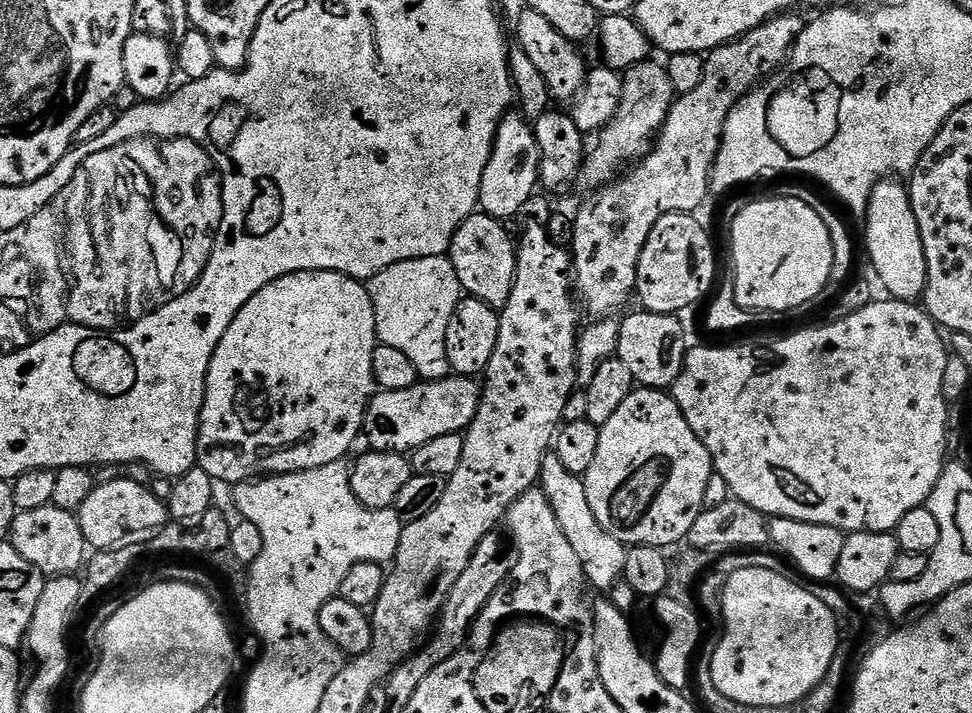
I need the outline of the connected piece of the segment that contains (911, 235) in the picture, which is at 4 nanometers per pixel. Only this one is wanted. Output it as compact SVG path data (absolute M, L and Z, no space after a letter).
M889 178L887 180L879 180L874 186L874 190L870 194L868 199L868 210L866 213L866 219L868 219L868 225L864 228L864 236L868 239L868 256L872 259L871 271L874 273L877 280L880 282L881 289L893 300L907 300L909 302L916 302L921 299L924 295L924 287L926 286L926 254L924 253L924 247L922 246L922 234L918 230L918 218L914 218L914 210L912 209L912 199L908 197L908 189L902 183L899 184L899 179Z

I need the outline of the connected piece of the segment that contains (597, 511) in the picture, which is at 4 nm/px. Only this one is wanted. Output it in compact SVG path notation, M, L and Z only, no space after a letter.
M637 387L614 410L610 422L600 428L598 451L594 454L594 462L590 462L590 470L582 477L586 486L586 498L590 498L590 510L594 510L594 518L618 542L625 546L647 546L667 549L667 544L676 544L687 537L690 526L698 522L701 512L706 507L704 499L708 496L708 483L714 480L712 459L702 446L702 442L690 430L682 410L667 391L659 388Z

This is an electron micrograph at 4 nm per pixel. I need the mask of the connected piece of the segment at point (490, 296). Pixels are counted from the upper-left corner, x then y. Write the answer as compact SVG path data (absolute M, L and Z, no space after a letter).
M477 210L462 222L462 226L458 226L452 245L446 253L454 266L454 274L458 274L461 289L471 299L486 302L497 310L504 307L506 298L510 298L516 269L514 236L504 228L507 227L501 221L488 216L482 210Z

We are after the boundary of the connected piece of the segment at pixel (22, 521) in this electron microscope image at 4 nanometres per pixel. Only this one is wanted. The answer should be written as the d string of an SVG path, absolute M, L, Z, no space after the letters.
M50 503L38 506L38 510L17 512L10 537L12 548L48 578L79 573L86 564L86 545L77 513L56 507L55 503Z

